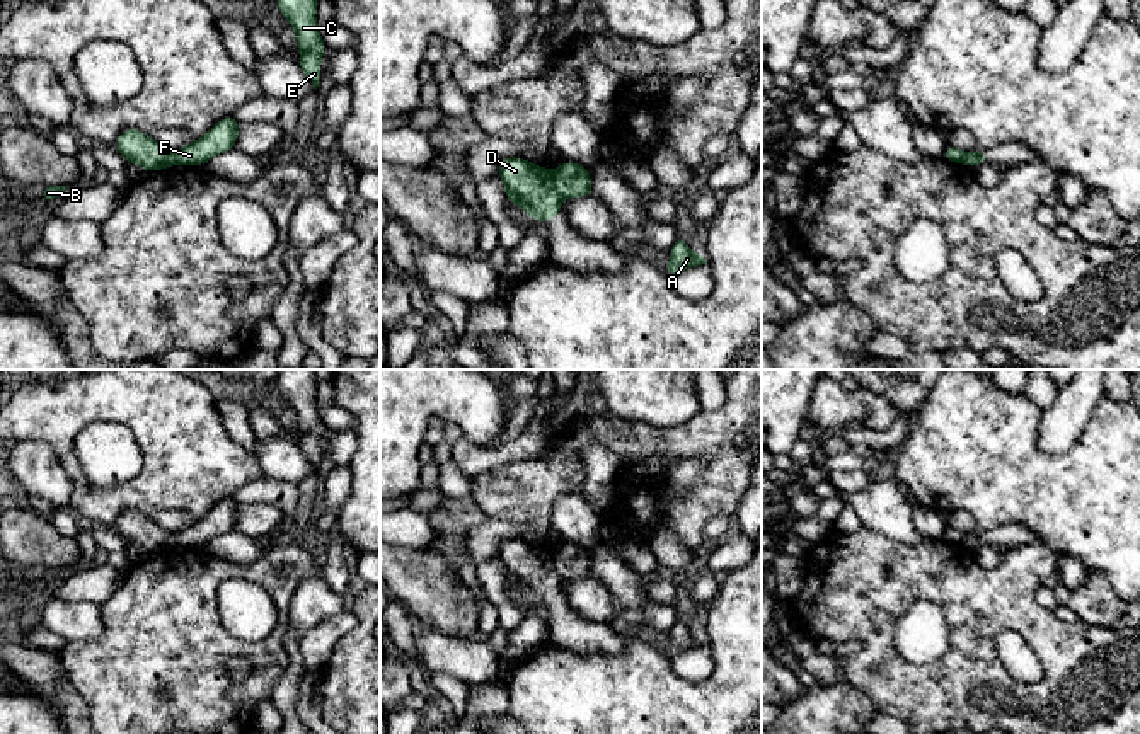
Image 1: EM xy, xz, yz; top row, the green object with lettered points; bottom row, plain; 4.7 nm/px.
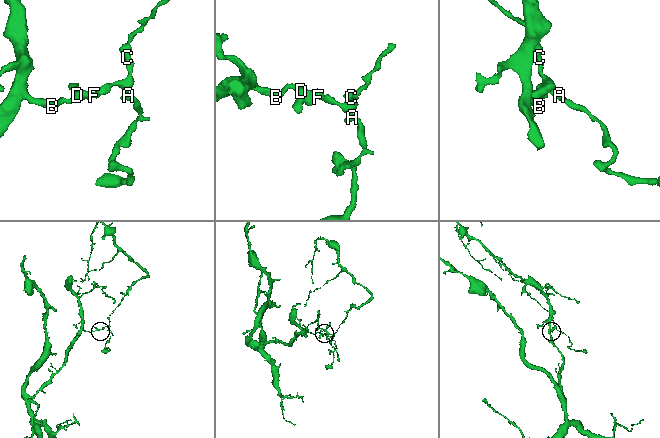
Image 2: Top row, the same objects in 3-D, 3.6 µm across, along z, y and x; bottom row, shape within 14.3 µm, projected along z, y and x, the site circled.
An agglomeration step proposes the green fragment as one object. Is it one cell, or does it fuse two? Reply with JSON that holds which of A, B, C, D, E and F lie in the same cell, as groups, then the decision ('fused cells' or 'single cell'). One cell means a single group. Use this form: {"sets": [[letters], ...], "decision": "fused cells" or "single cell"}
{"sets": [["A", "C", "E", "F"], ["B", "D"]], "decision": "fused cells"}

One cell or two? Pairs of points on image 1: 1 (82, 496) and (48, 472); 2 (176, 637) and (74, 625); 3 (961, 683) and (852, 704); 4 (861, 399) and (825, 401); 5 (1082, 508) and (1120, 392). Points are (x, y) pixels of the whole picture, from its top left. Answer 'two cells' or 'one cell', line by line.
1: two cells
2: two cells
3: two cells
4: one cell
5: two cells

